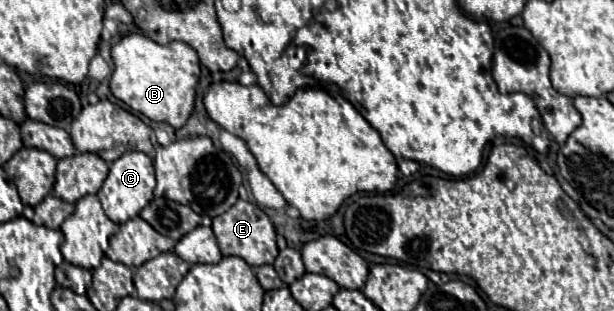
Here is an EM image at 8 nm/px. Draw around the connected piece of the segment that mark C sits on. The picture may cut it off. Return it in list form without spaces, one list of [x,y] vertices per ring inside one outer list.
[[[127,151],[119,159],[115,159],[109,167],[109,175],[103,181],[97,197],[105,209],[105,215],[115,223],[125,223],[139,215],[139,211],[153,199],[155,189],[155,173],[153,159],[141,151]]]

